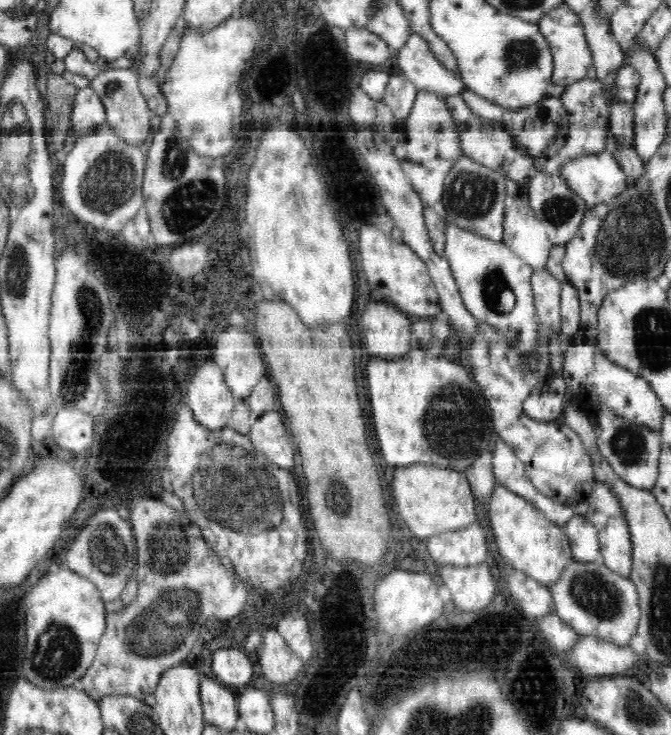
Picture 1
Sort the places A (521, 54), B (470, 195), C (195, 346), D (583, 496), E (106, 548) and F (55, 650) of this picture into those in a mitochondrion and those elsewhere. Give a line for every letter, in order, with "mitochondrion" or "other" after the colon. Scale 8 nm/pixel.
A: mitochondrion
B: mitochondrion
C: other
D: other
E: mitochondrion
F: mitochondrion

